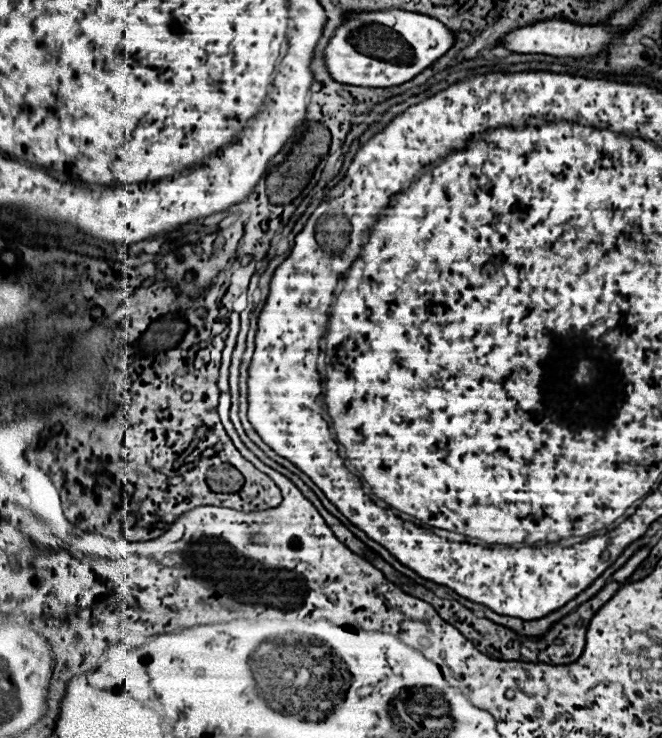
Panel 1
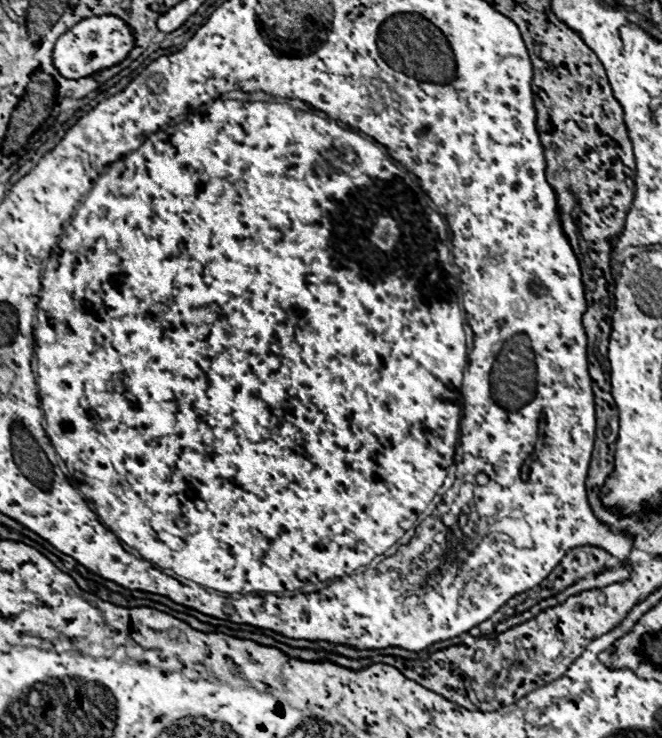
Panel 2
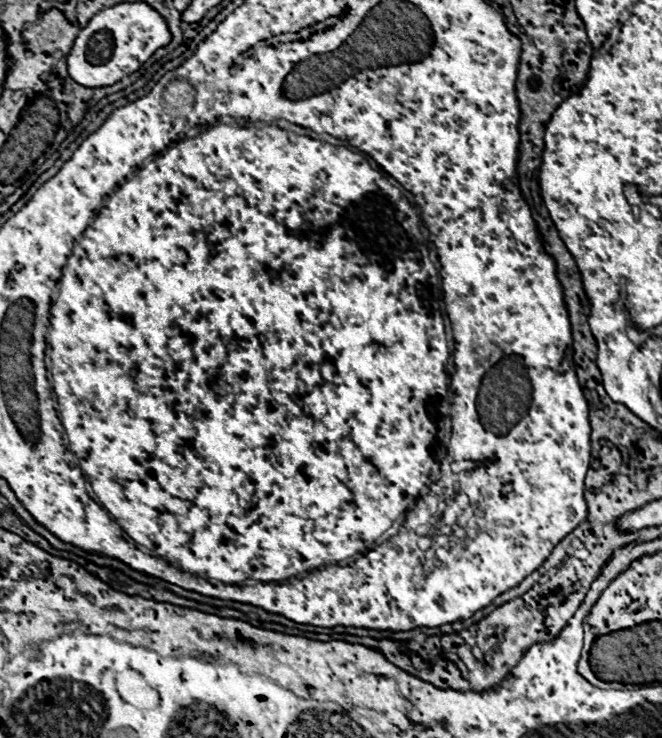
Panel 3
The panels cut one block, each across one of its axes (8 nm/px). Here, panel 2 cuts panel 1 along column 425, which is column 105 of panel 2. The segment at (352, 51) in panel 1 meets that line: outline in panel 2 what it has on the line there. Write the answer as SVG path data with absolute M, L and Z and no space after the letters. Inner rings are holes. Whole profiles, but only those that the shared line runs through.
M112 14L92 16L92 18L80 20L76 26L72 26L66 34L62 34L56 40L52 58L54 58L54 66L64 78L86 78L90 74L96 74L120 64L134 48L134 42L136 42L134 34L122 18Z

